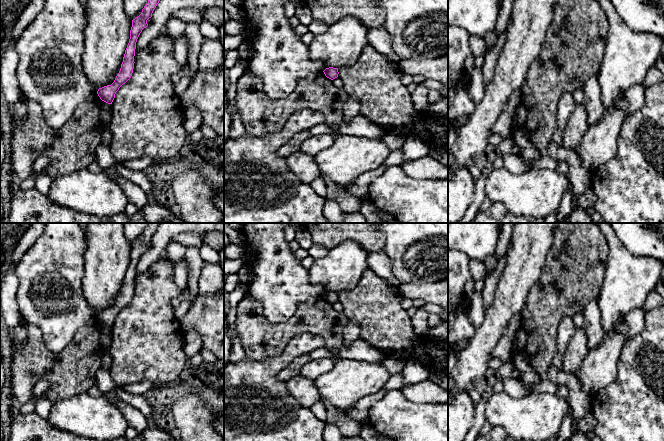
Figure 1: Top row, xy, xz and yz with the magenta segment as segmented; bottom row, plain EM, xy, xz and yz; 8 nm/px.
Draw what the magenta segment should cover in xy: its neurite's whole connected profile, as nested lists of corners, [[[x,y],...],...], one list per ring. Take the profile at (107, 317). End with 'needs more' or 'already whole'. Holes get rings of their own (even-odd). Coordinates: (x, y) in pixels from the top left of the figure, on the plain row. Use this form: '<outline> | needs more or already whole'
[[[149,223],[148,227],[142,233],[141,238],[132,244],[130,263],[125,274],[120,295],[111,309],[99,312],[97,315],[97,318],[102,325],[112,328],[116,316],[131,302],[135,287],[134,280],[137,263],[142,254],[148,250],[147,244],[152,241],[152,237],[160,224],[161,223]]] | already whole

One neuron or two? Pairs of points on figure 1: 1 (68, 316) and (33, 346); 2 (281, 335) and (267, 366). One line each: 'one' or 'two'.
1: two
2: two

